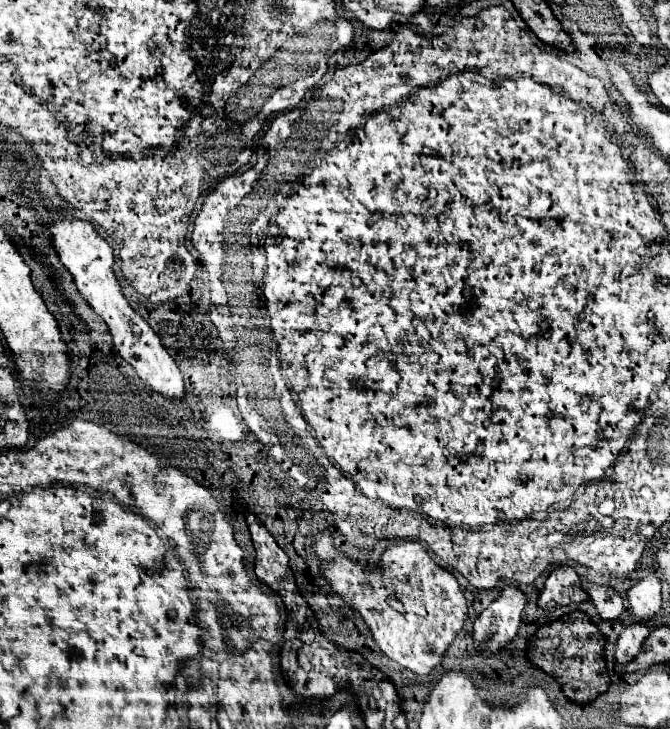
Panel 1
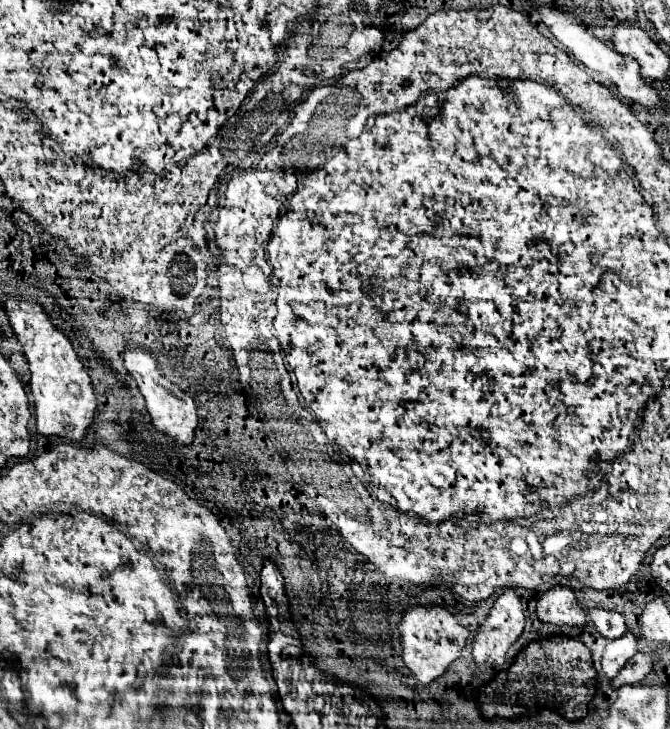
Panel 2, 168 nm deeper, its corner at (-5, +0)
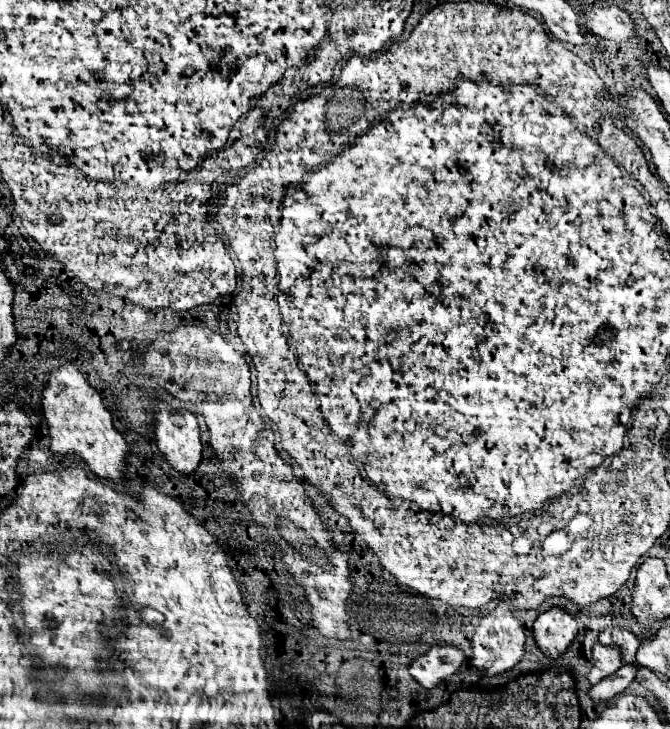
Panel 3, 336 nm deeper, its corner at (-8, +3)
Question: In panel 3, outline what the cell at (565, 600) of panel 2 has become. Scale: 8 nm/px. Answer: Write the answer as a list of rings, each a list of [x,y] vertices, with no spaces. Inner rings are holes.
[[[555,606],[537,616],[533,624],[533,632],[535,632],[537,646],[549,658],[559,658],[561,652],[577,636],[577,622],[567,610],[563,610],[561,606]]]

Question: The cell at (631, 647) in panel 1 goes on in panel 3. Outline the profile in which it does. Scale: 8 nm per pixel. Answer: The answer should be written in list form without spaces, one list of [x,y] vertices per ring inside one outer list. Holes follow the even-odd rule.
[[[595,642],[595,646],[593,646],[593,668],[591,668],[587,678],[591,684],[597,684],[605,676],[611,676],[613,672],[617,672],[621,666],[623,666],[621,648]]]

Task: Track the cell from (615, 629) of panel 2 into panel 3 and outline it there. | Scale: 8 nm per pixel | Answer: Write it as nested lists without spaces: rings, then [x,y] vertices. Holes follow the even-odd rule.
[[[605,628],[599,634],[599,642],[601,644],[617,644],[621,648],[623,654],[623,662],[635,662],[635,652],[637,652],[637,644],[639,638],[623,628]]]

